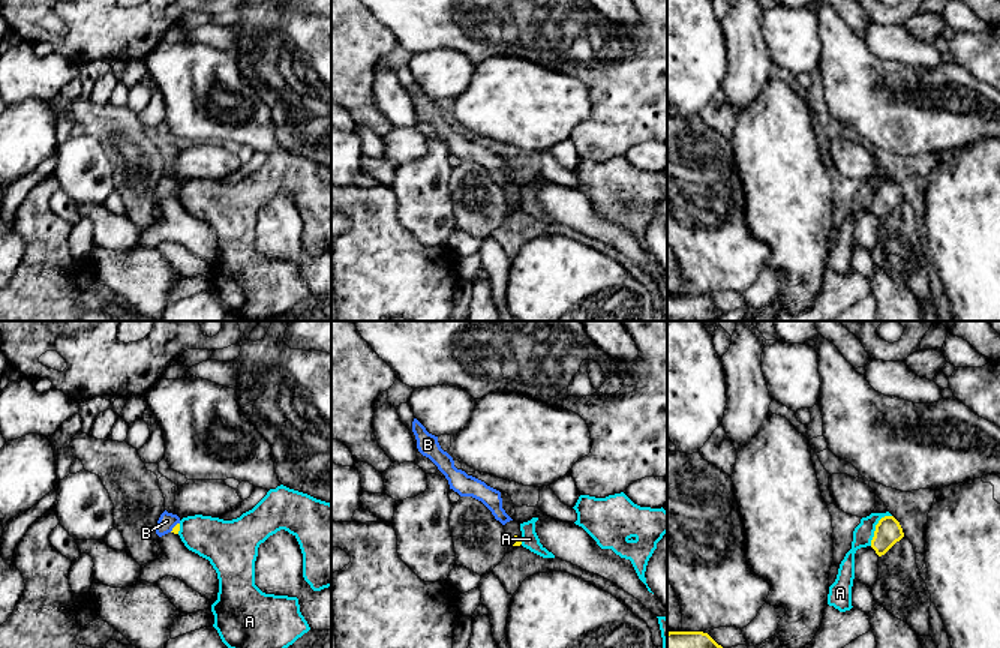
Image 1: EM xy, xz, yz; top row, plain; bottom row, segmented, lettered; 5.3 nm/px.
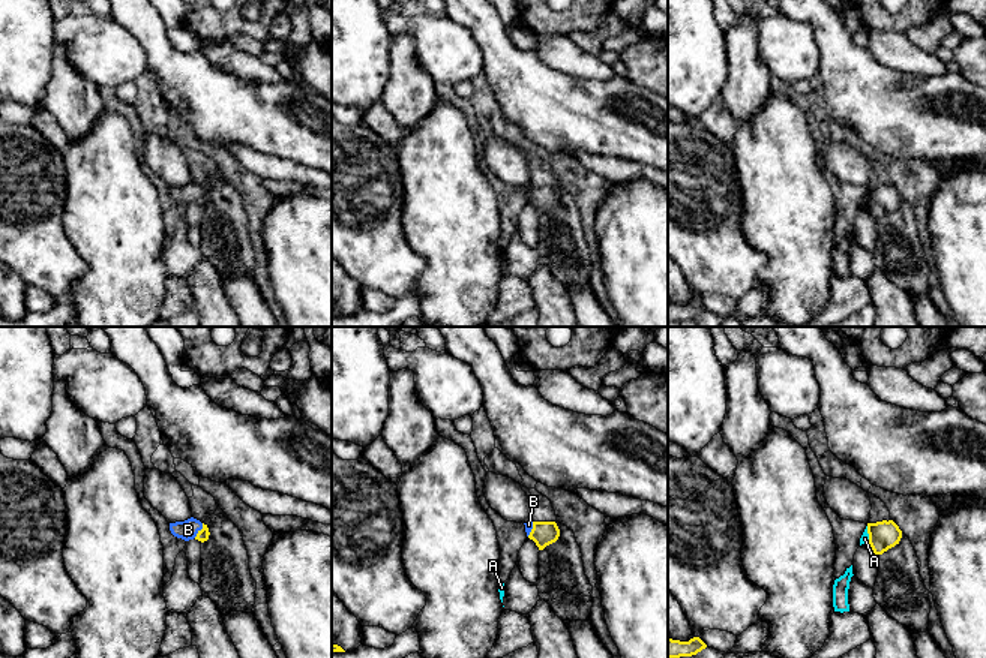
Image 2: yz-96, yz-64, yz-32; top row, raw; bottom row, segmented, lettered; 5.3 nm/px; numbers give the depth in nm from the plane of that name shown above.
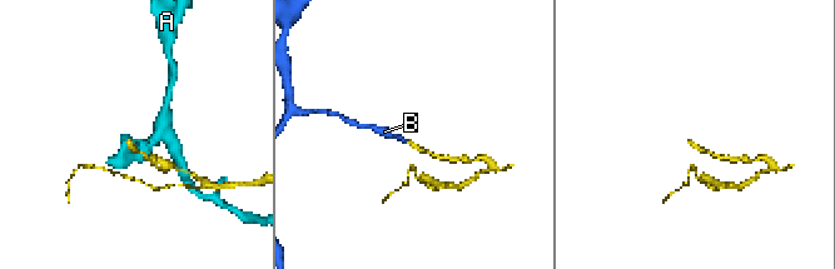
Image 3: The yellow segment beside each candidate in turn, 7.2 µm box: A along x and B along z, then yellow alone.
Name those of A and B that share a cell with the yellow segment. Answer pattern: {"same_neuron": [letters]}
{"same_neuron": ["B"]}

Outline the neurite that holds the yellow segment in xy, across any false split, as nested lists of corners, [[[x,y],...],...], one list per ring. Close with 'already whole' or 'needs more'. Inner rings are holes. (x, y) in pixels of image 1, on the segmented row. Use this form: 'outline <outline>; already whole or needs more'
outline [[[166,510],[160,514],[157,525],[156,525],[156,534],[159,537],[174,532],[178,534],[180,531],[180,518],[177,514],[168,513]]]; needs more

